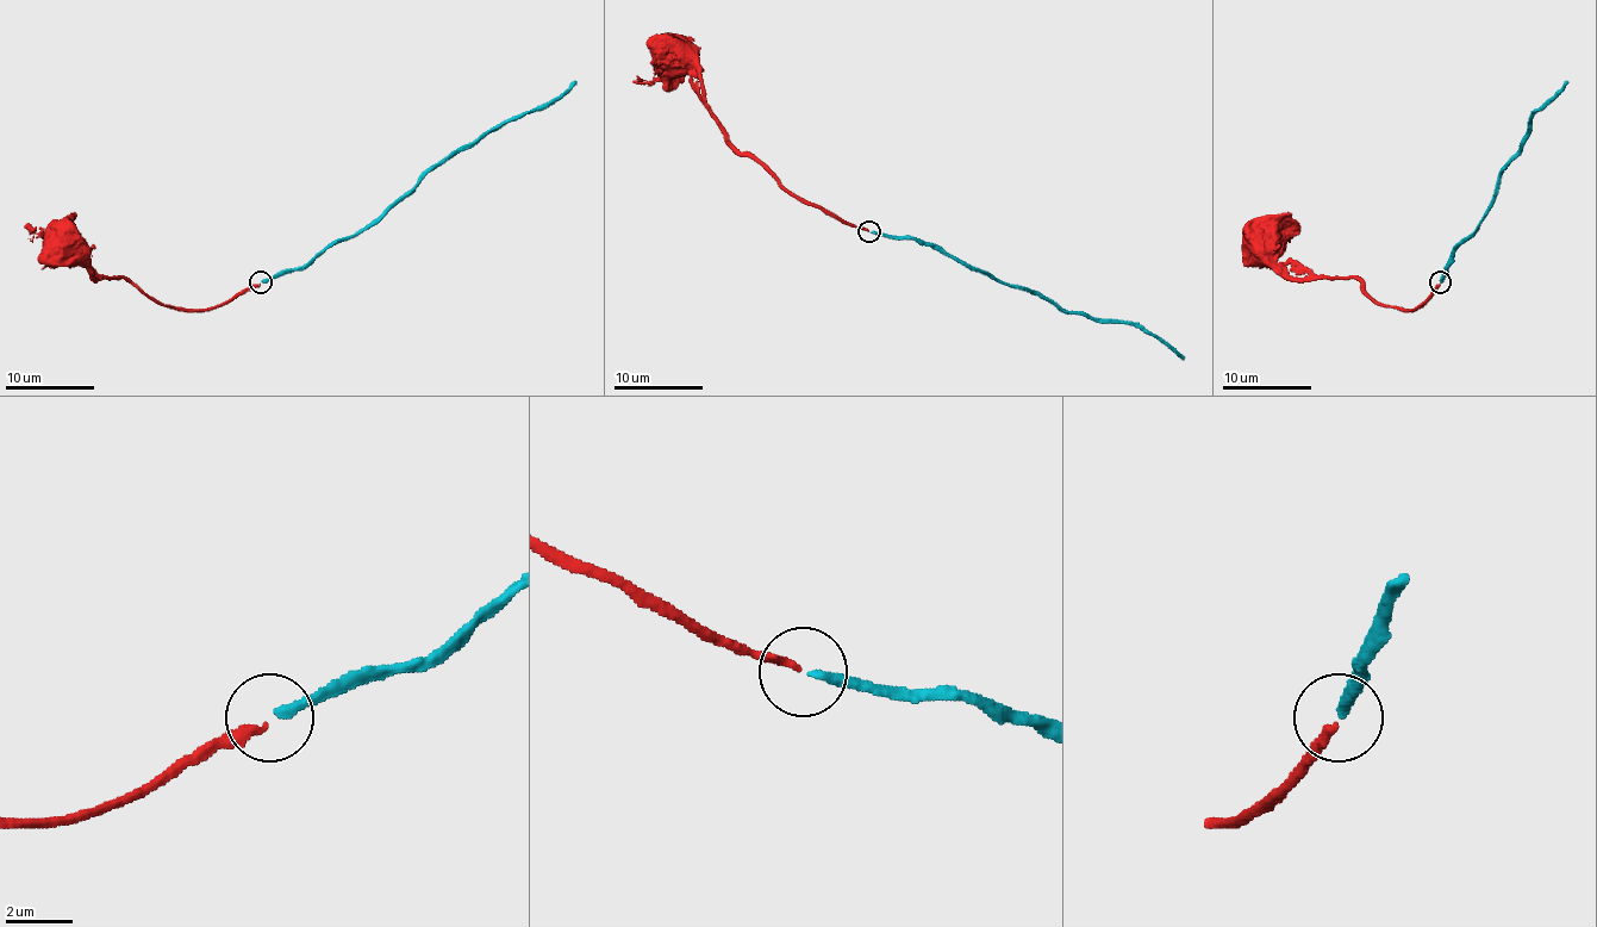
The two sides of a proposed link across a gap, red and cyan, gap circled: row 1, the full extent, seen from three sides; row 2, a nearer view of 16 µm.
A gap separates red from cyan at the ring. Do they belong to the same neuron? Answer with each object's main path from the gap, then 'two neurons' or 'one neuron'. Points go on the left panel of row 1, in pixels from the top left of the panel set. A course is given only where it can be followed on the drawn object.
red runs (259, 284), (210, 309), (172, 309), (125, 278), (100, 278), (82, 261), (73, 242), (67, 246); cyan runs (261, 281), (306, 268), (326, 248), (373, 225), (454, 154), (472, 148), (492, 130), (559, 98), (576, 80); one neuron

